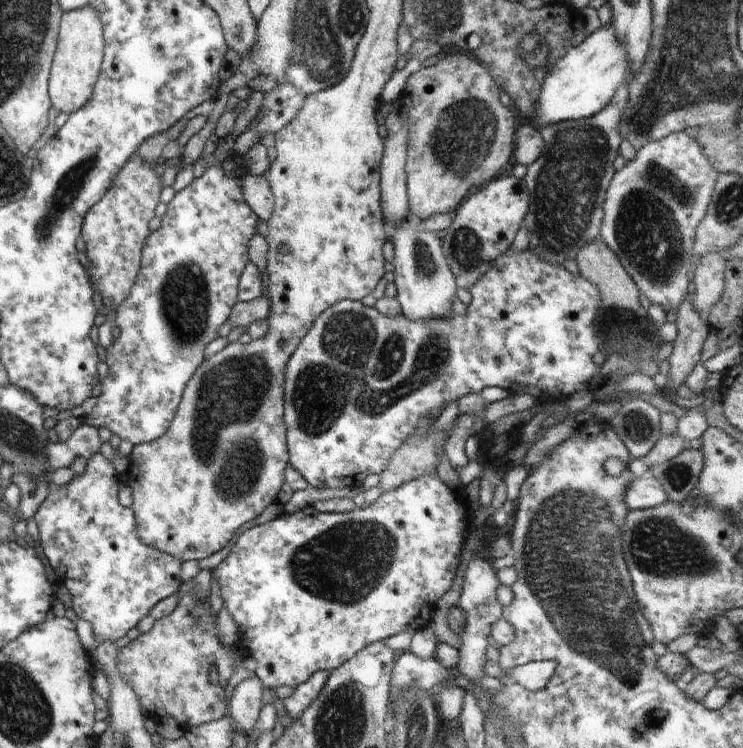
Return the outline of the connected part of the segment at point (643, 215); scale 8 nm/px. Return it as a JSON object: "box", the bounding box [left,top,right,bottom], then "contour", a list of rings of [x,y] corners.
{"box":[600,132,718,314],"contour":[[[679,132],[656,142],[647,142],[637,151],[635,158],[613,174],[606,191],[600,237],[614,251],[641,294],[666,314],[677,312],[678,306],[688,294],[688,284],[695,263],[695,230],[706,216],[718,175],[694,138],[685,132]]]}

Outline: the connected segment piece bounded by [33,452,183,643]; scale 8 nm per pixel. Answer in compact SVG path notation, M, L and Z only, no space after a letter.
M102 453L93 454L88 460L84 472L50 492L46 500L35 512L40 539L39 549L48 566L51 566L61 584L72 595L72 606L78 618L84 618L92 624L93 634L98 643L115 642L134 628L149 610L161 600L178 592L181 582L183 560L166 554L153 546L148 546L139 537L135 512L130 505L122 504L119 498L121 482L114 465Z

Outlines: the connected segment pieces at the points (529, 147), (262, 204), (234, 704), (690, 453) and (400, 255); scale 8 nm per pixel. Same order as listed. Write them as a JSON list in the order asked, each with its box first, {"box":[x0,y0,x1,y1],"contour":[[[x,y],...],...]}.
[{"box":[513,124,545,165],"contour":[[[524,124],[515,132],[513,155],[516,164],[531,165],[545,149],[545,140],[534,125]]]},{"box":[241,173,275,221],"contour":[[[244,173],[241,178],[243,197],[254,211],[254,214],[262,220],[267,221],[273,211],[275,198],[269,182],[262,175]]]},{"box":[227,675,264,732],"contour":[[[252,675],[242,680],[234,689],[231,700],[228,701],[227,710],[234,719],[237,730],[240,732],[250,731],[263,707],[262,692],[264,692],[262,681]]]},{"box":[648,448,702,502],"contour":[[[686,448],[675,457],[656,463],[648,471],[660,482],[668,499],[680,502],[696,488],[702,467],[702,451]]]},{"box":[387,212,456,321],"contour":[[[409,212],[408,218],[401,222],[397,227],[387,226],[388,240],[391,240],[394,245],[394,259],[393,259],[393,278],[394,284],[397,288],[397,299],[400,303],[402,315],[413,321],[429,321],[430,319],[441,319],[444,317],[451,317],[454,311],[451,308],[452,296],[456,295],[456,287],[454,275],[450,267],[446,264],[446,259],[443,253],[443,244],[441,238],[438,237],[436,231],[419,229],[419,224],[424,220],[418,215],[412,216]]]}]

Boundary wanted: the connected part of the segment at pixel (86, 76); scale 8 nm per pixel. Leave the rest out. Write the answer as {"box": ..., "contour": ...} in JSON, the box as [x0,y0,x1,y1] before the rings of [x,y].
{"box":[49,5,104,114],"contour":[[[90,5],[73,11],[64,11],[61,16],[58,36],[49,78],[49,97],[52,101],[52,106],[56,110],[60,110],[60,113],[66,112],[70,114],[71,112],[80,110],[90,100],[101,69],[104,54],[104,29],[101,18]]]}

